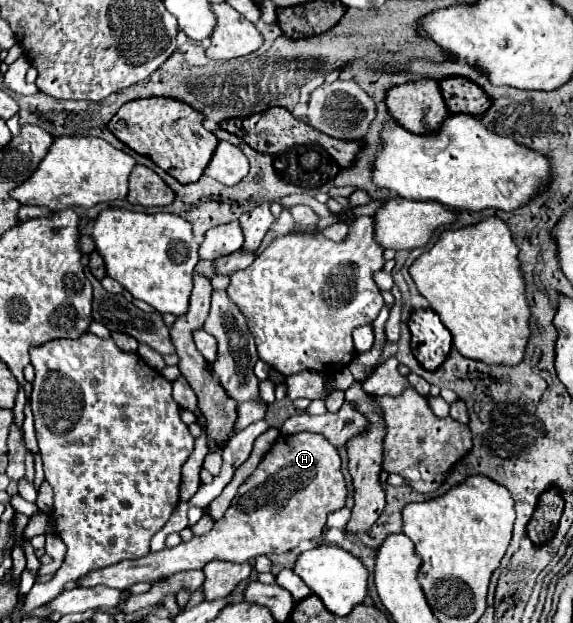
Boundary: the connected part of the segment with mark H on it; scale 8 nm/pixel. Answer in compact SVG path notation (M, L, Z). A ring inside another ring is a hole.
M296 433L296 435L280 435L276 439L276 445L270 449L270 453L262 459L262 463L256 467L256 471L240 485L236 497L232 499L232 505L224 513L220 521L216 521L214 529L202 537L192 537L188 543L180 543L172 549L162 549L158 553L150 553L146 557L140 557L136 561L120 561L116 565L110 565L108 569L96 569L92 573L86 573L78 579L78 587L94 587L94 585L106 585L112 589L130 589L136 583L150 583L160 577L168 577L172 573L188 571L188 569L204 569L204 565L212 559L232 561L232 563L244 563L254 559L256 555L270 555L270 553L284 553L290 549L296 549L300 541L320 537L326 525L328 513L344 507L346 501L346 483L344 475L340 471L340 455L334 445L328 443L328 439L320 433Z

